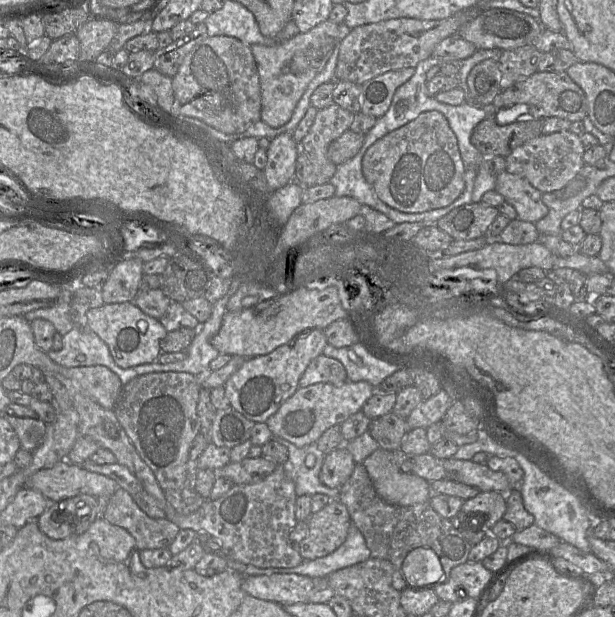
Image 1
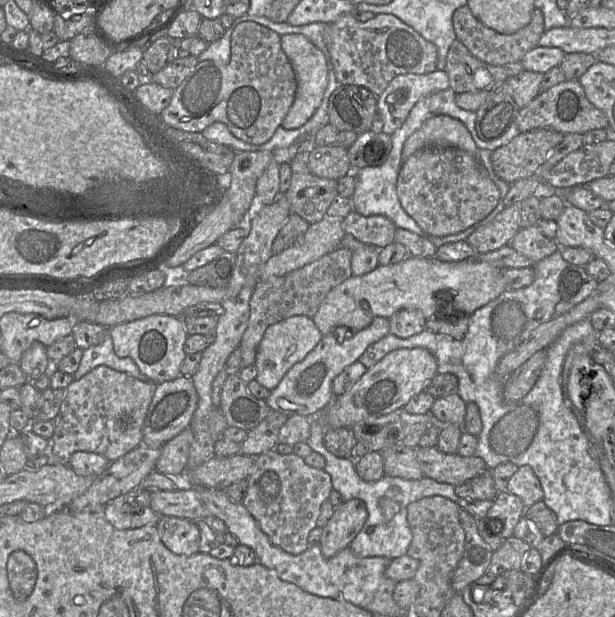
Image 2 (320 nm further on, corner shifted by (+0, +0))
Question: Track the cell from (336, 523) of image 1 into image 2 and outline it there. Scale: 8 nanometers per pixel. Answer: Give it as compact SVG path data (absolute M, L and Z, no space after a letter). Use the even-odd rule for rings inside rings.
M359 499L345 501L336 507L332 517L322 527L319 546L323 557L331 558L348 548L367 518L366 505Z

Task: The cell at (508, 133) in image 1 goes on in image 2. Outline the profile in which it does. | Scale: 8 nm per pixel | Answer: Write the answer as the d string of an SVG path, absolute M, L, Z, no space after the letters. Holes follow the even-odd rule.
M548 128L521 132L509 143L492 151L491 163L496 175L509 184L523 178L540 177L543 165L561 142L563 135L563 133Z

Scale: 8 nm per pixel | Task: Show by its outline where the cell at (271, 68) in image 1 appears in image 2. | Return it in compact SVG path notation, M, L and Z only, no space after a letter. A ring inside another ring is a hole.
M302 34L282 35L281 47L291 62L297 79L296 96L281 127L293 130L303 126L320 106L328 83L328 68L323 53Z

